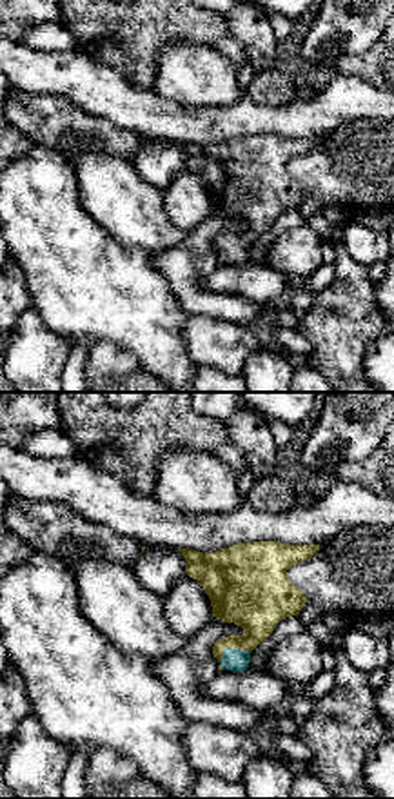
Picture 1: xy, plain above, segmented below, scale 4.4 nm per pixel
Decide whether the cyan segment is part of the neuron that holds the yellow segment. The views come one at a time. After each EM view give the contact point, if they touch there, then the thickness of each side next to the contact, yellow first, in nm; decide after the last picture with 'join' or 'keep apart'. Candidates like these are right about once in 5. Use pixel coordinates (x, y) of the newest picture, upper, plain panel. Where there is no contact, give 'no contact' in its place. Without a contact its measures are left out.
meets yellow at (231, 240); 300 nm thick on the yellow side, 100 nm on the other

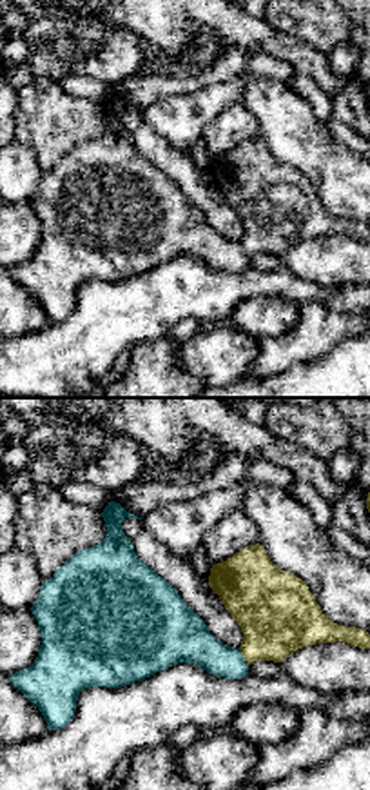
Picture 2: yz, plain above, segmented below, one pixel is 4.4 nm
meets yellow at (243, 249); 340 nm thick on the yellow side, 190 nm on the other

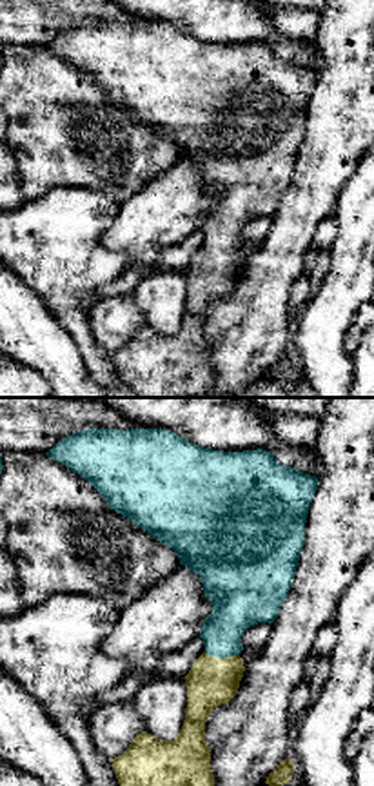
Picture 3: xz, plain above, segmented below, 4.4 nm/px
meets yellow at (224, 251); 220 nm thick on the yellow side, 240 nm on the other

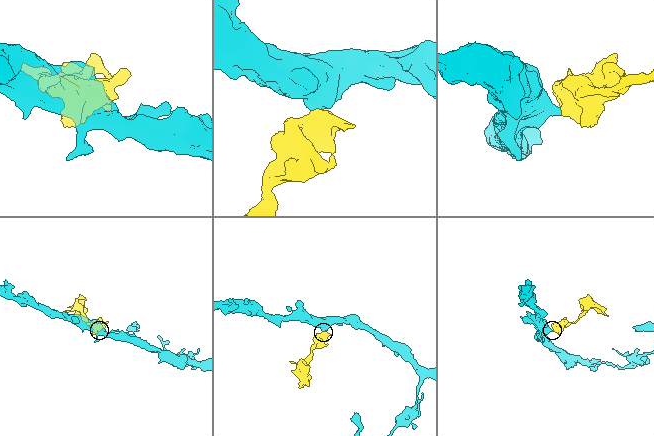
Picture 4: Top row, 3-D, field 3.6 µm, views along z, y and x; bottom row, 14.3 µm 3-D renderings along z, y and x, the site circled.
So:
join

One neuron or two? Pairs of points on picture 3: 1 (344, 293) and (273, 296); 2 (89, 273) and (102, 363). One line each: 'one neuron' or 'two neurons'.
1: two neurons
2: one neuron

